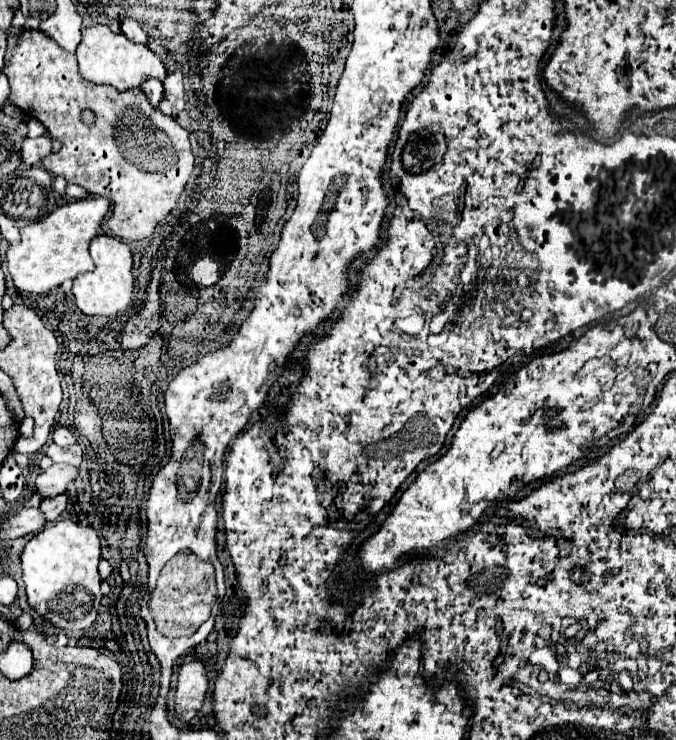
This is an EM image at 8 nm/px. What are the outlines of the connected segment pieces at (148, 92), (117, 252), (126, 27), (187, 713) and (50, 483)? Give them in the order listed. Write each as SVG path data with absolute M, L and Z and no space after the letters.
M147 80L141 90L143 90L145 96L149 98L149 104L151 104L155 110L159 110L159 104L161 104L161 100L163 100L163 84L161 84L159 80Z
M101 234L93 238L89 252L95 262L95 270L89 274L79 274L73 284L79 310L89 316L117 316L125 312L133 298L133 254L129 246L113 236Z
M125 18L125 20L121 22L121 30L123 30L123 34L125 34L131 42L149 44L149 36L141 30L141 26L139 26L133 18Z
M189 660L179 670L175 710L183 722L195 718L203 706L203 700L209 690L207 668L201 660Z
M53 464L49 470L41 472L35 480L37 492L41 492L45 498L57 496L67 492L67 486L75 482L79 476L79 468L69 464Z

